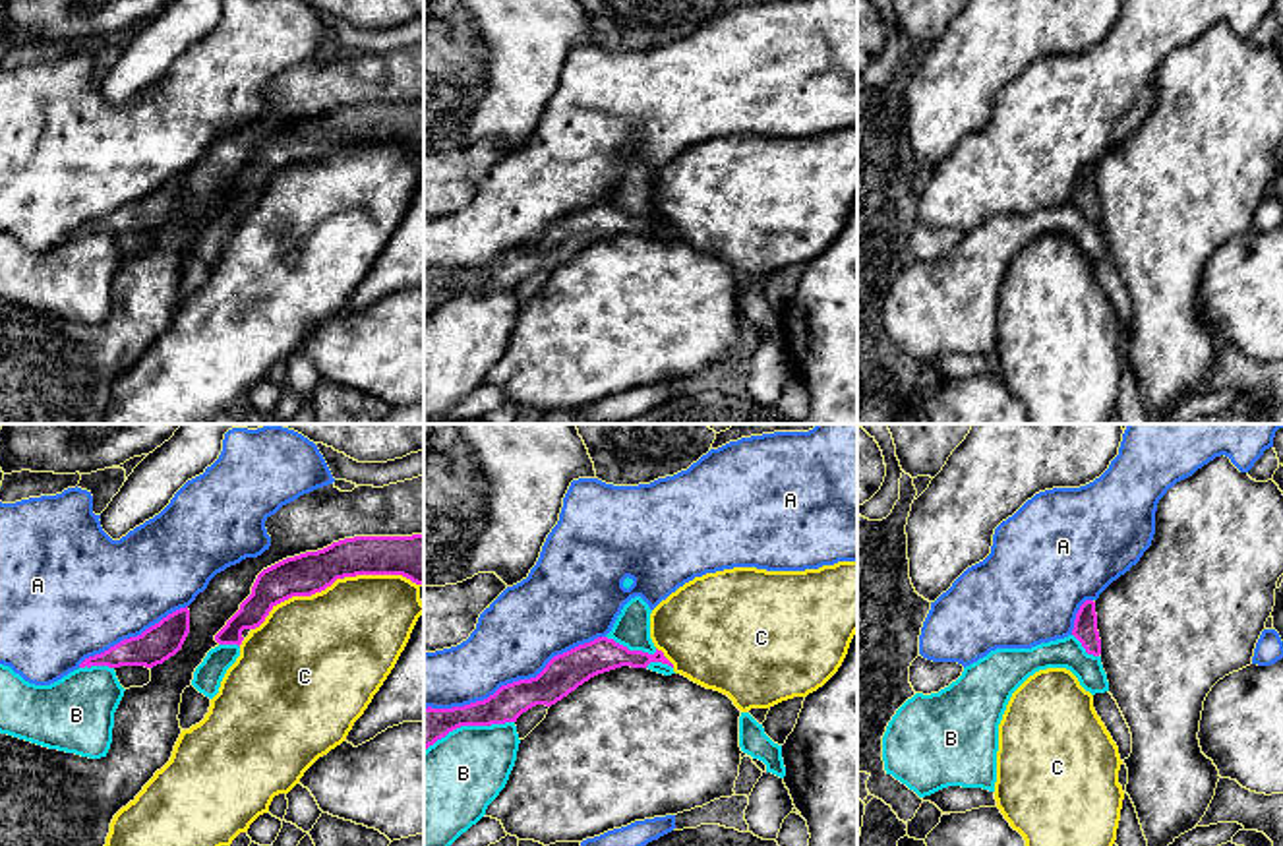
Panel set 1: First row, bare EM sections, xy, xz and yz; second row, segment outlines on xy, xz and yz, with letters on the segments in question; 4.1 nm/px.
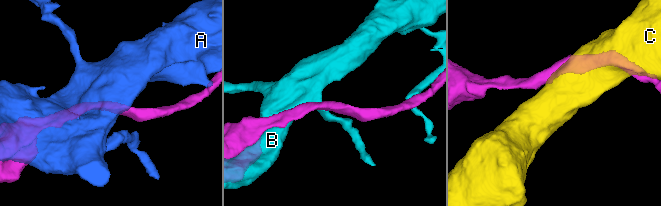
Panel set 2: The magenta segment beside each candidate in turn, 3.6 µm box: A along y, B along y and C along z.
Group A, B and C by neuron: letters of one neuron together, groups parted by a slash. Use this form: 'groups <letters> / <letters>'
groups A / B / C

